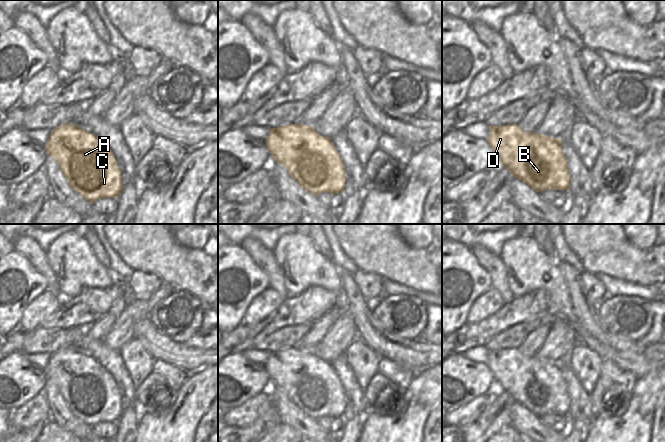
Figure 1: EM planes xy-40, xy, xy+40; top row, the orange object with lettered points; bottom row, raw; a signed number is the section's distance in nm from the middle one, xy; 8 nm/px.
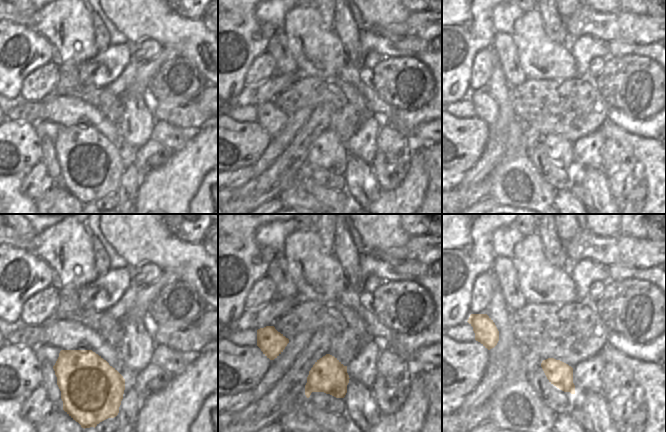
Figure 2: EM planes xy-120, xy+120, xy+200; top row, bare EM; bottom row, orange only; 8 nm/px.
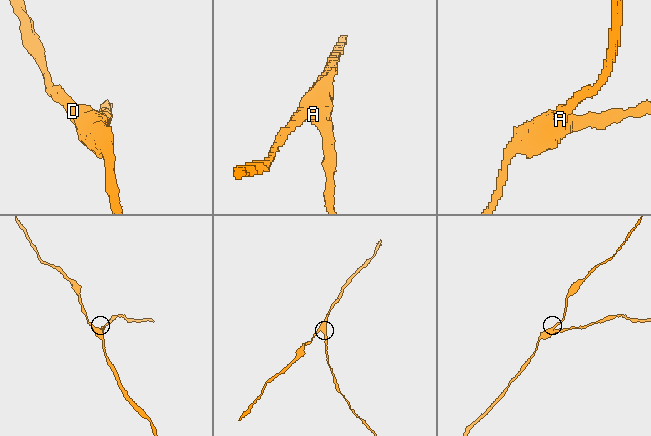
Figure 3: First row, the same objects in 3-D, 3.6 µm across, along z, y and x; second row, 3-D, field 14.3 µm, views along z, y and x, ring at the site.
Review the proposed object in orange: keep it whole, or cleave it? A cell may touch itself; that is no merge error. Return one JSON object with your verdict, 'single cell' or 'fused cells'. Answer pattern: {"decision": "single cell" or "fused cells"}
{"decision": "single cell"}

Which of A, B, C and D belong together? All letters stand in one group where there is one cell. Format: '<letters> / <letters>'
A B C D

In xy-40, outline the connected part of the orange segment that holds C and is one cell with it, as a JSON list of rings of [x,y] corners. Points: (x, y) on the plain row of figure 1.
[[[64,348],[51,354],[45,375],[52,380],[71,412],[85,424],[117,422],[124,410],[111,374],[94,358]]]

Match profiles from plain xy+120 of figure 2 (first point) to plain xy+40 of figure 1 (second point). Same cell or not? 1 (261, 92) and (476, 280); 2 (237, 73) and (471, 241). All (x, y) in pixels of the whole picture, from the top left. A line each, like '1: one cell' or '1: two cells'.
1: two cells
2: two cells

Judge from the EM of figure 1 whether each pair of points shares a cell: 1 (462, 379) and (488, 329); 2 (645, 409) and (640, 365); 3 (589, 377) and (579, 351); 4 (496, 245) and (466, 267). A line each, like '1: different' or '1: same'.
1: different
2: different
3: same
4: different

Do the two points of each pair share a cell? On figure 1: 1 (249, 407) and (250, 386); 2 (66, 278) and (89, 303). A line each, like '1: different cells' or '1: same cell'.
1: different cells
2: different cells

